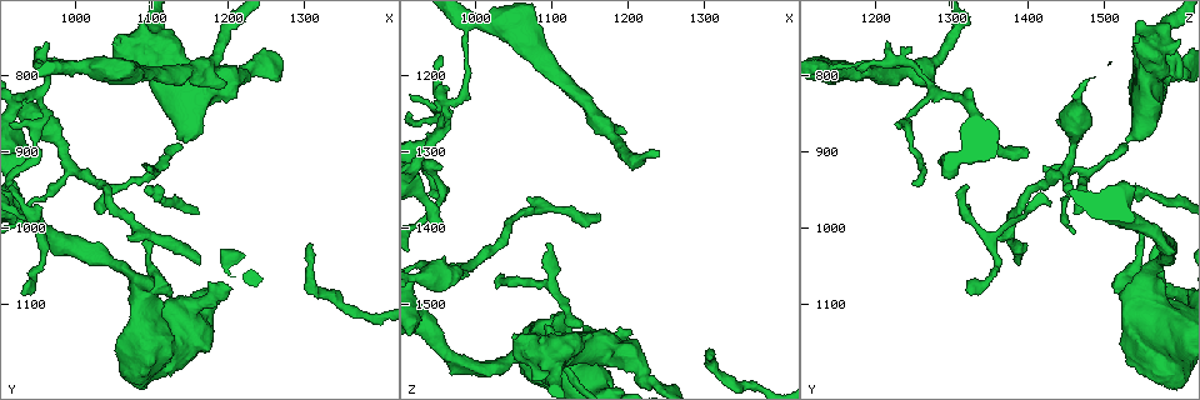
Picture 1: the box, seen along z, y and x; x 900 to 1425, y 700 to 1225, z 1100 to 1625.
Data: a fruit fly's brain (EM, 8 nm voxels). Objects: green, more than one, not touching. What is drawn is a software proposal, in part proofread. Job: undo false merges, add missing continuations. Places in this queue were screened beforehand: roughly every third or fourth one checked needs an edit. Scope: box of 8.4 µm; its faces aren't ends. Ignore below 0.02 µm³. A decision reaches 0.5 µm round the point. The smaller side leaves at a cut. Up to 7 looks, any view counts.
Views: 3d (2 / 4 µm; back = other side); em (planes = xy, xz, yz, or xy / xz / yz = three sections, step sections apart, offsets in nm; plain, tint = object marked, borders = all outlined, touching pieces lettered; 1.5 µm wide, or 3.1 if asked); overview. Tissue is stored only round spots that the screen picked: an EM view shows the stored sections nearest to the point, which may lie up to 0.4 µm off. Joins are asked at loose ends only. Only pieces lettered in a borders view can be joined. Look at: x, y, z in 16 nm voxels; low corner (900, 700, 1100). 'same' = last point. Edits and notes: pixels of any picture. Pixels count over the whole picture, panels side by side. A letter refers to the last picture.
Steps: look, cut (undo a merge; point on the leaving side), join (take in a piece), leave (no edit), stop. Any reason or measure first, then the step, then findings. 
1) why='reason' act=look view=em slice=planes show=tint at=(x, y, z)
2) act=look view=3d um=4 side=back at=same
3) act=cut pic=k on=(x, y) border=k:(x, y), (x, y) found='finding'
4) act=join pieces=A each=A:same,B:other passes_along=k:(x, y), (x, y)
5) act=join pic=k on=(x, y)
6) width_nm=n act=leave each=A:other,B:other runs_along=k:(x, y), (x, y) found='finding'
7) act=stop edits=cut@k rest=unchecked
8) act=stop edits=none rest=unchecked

why='small branch off a trunk' act=look view=em slice=planes show=borders at=(985, 785, 1135)

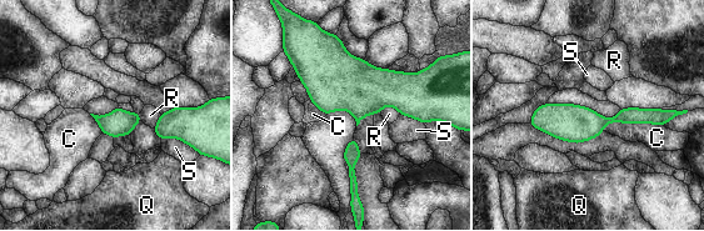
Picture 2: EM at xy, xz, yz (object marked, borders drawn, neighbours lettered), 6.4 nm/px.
width_nm=170 act=leave each=C:other,Q:other,R:other,S:other runs_along=2:(667, 117), (534, 122) found='continuous, no second neuron'

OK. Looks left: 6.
why='stops while still wide' act=look view=3d um=4 side=back at=(1050, 760, 1535)

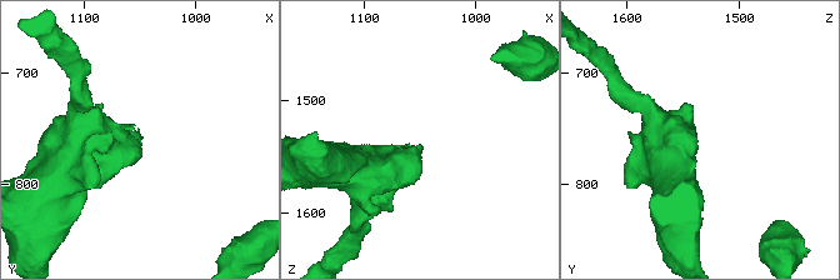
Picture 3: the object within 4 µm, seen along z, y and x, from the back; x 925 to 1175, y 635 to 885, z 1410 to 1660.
act=look view=em slice=planes show=tint at=(1048, 756, 1538)

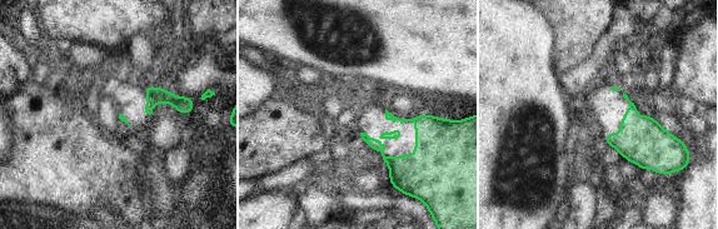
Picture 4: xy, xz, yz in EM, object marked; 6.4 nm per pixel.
act=look view=em slice=planes show=borders at=same

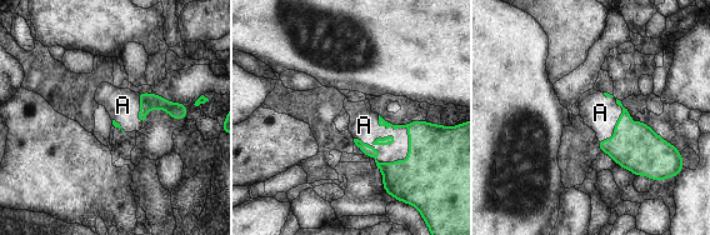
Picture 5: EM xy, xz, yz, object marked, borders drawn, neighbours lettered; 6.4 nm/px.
act=join pieces=A each=A:same found='it goes on there'

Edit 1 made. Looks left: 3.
act=stop edits=join@5 rest=unchecked

